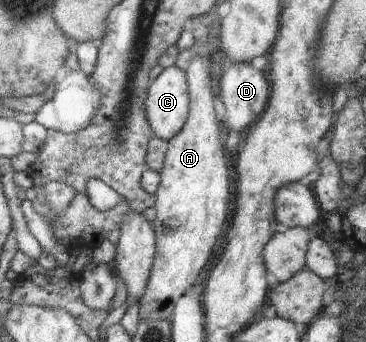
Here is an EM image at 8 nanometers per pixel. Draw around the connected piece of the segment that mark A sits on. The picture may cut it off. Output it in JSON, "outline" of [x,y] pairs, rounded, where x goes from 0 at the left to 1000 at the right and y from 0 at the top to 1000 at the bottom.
{"outline":[[[527,167],[505,208],[516,260],[516,327],[503,371],[481,401],[459,415],[437,509],[437,541],[423,564],[426,637],[415,649],[423,675],[423,743],[404,813],[402,842],[380,880],[377,909],[383,936],[459,936],[473,912],[478,886],[514,851],[533,845],[552,816],[536,822],[536,810],[552,810],[552,787],[563,781],[579,728],[590,716],[596,687],[612,664],[612,635],[623,635],[623,588],[628,588],[628,518],[623,518],[623,482],[617,462],[623,447],[615,430],[617,389],[607,357],[590,345],[585,322],[585,287],[574,222],[574,167]]]}

